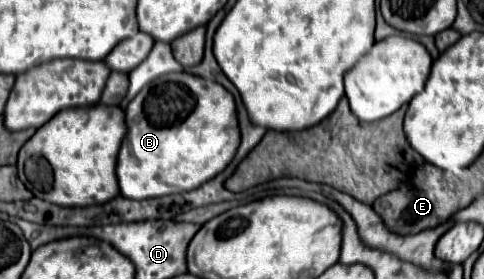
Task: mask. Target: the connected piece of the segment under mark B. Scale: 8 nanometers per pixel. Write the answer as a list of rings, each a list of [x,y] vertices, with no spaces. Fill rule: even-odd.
[[[167,73],[147,83],[137,97],[127,105],[127,127],[129,133],[123,139],[117,163],[117,177],[121,195],[127,199],[151,199],[163,197],[171,193],[193,191],[201,187],[205,181],[219,175],[235,157],[237,147],[241,143],[237,109],[233,95],[219,85],[217,81],[207,81],[203,77],[191,73]]]

